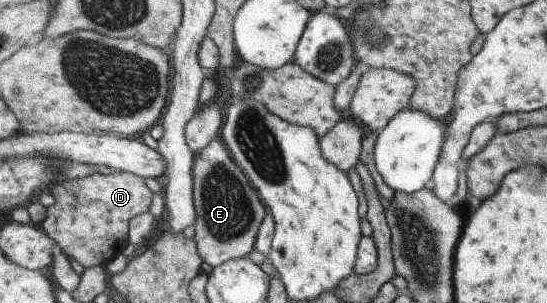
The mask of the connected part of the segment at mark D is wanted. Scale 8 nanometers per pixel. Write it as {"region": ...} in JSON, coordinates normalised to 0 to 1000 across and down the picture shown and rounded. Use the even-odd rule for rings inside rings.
{"region":[[[243,571],[163,578],[161,584],[112,587],[90,620],[101,673],[86,686],[75,749],[110,812],[119,845],[137,858],[155,888],[196,871],[236,802],[239,723],[269,703],[280,634],[269,620],[261,584]]]}

